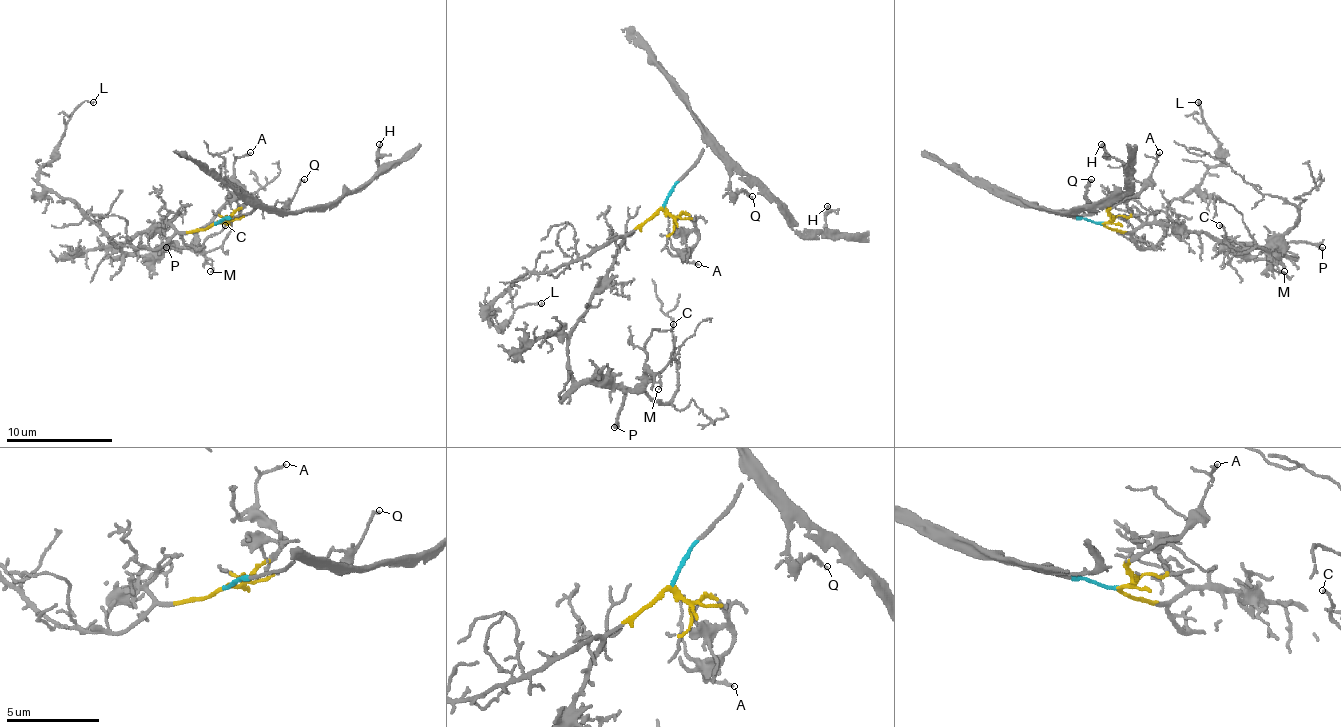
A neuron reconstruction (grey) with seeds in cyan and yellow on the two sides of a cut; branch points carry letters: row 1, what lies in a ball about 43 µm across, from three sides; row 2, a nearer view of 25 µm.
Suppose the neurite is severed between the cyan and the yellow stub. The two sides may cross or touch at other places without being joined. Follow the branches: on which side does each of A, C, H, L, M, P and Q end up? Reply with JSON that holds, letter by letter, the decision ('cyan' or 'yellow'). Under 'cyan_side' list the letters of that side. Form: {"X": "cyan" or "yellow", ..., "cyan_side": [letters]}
{"A": "yellow", "C": "yellow", "H": "cyan", "L": "yellow", "M": "yellow", "P": "yellow", "Q": "cyan", "cyan_side": ["H", "Q"]}

